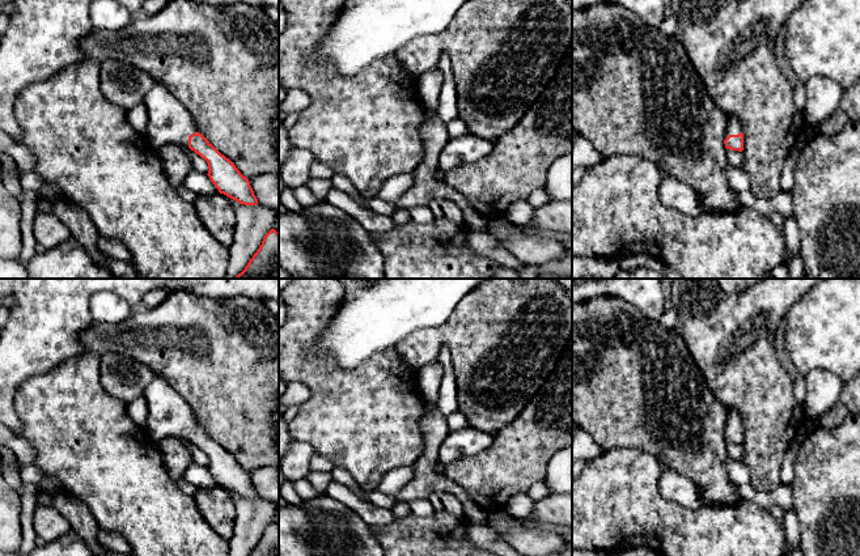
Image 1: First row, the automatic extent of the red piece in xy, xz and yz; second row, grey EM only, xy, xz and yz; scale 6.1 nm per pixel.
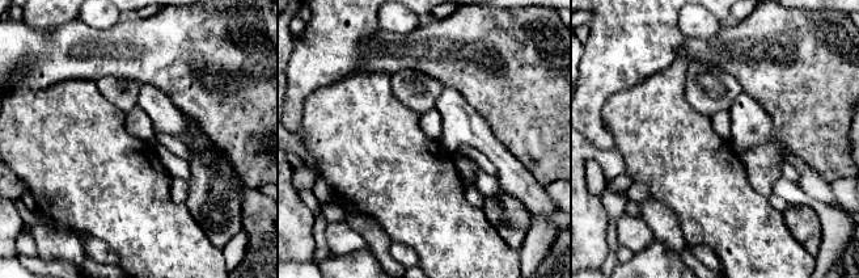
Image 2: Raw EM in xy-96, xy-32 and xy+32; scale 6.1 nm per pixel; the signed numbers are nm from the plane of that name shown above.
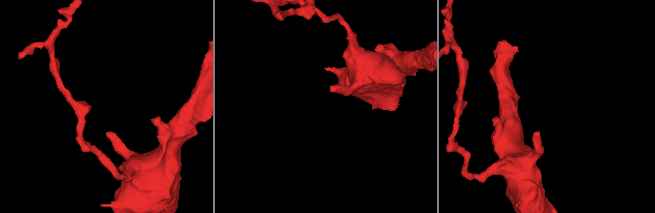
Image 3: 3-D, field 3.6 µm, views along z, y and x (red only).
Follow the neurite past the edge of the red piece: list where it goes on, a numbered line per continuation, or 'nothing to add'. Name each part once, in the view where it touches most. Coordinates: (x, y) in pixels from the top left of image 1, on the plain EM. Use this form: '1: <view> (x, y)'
1: xy (169, 415)

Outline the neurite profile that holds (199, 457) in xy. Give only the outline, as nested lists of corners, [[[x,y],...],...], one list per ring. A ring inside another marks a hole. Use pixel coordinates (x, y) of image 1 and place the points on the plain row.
[[[187,442],[187,447],[191,453],[192,457],[192,462],[203,466],[203,467],[208,467],[208,457],[204,451],[202,451],[199,447],[196,447],[194,443]]]

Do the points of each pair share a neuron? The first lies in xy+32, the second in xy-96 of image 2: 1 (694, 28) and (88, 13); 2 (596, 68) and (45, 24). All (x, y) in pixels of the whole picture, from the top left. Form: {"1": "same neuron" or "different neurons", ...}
{"1": "same neuron", "2": "same neuron"}

